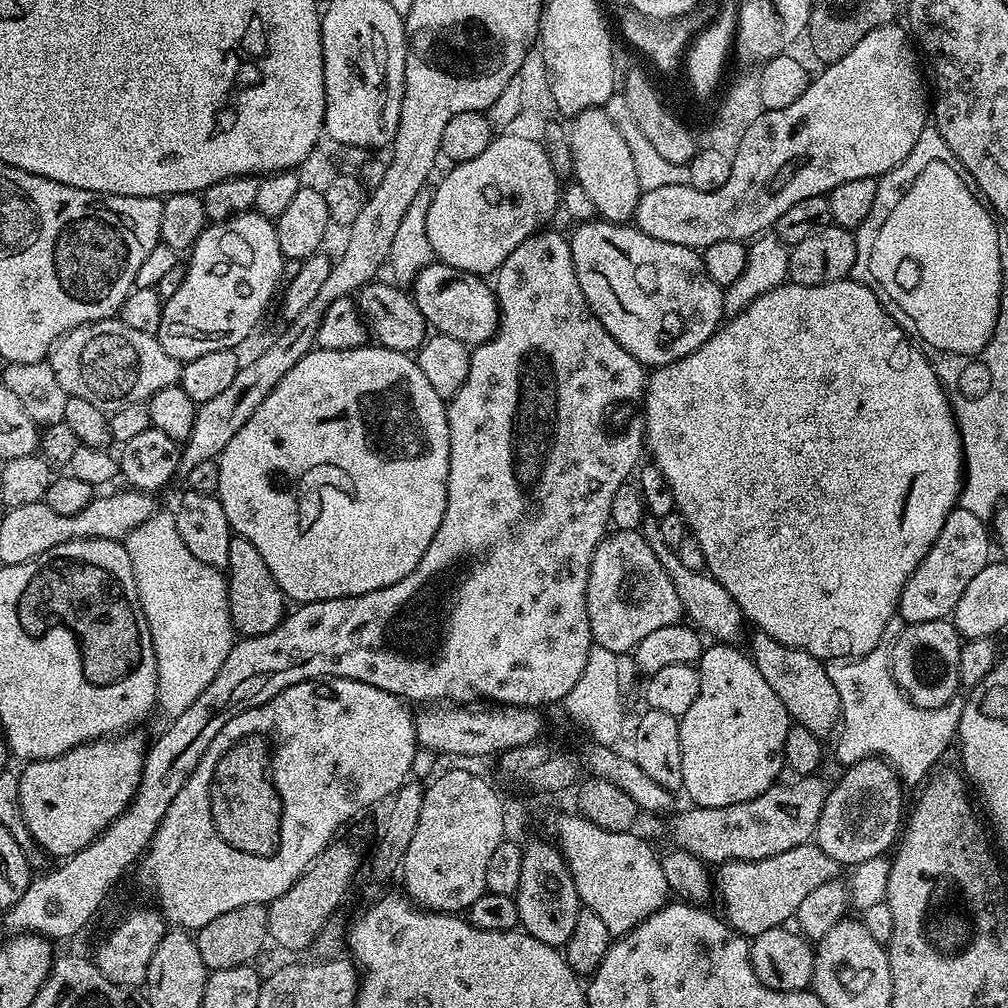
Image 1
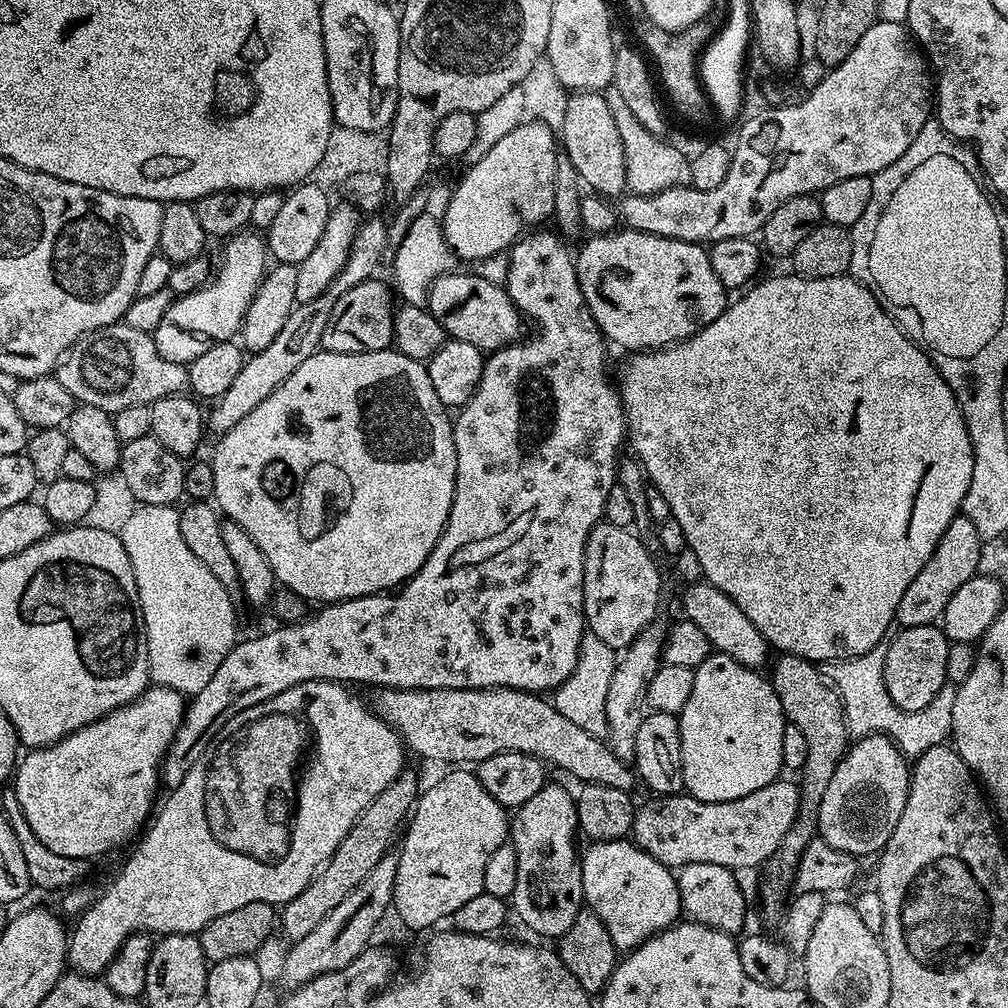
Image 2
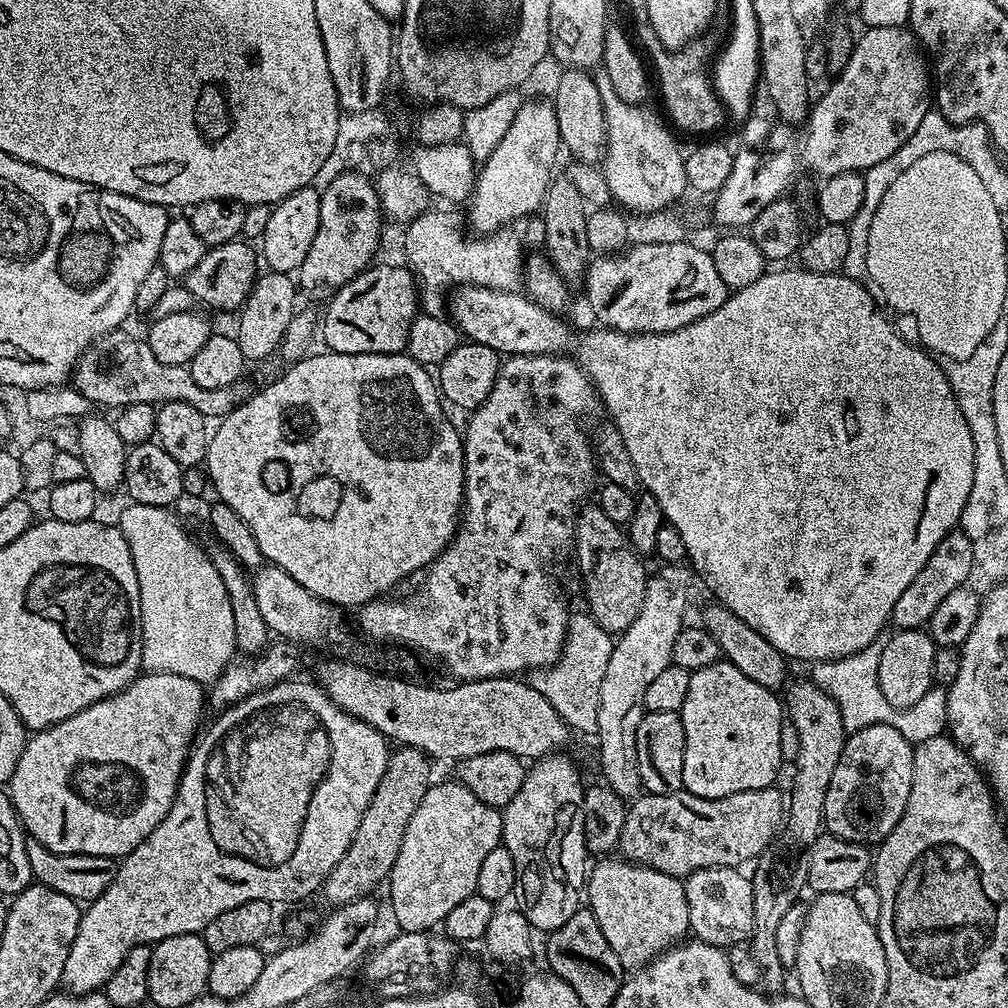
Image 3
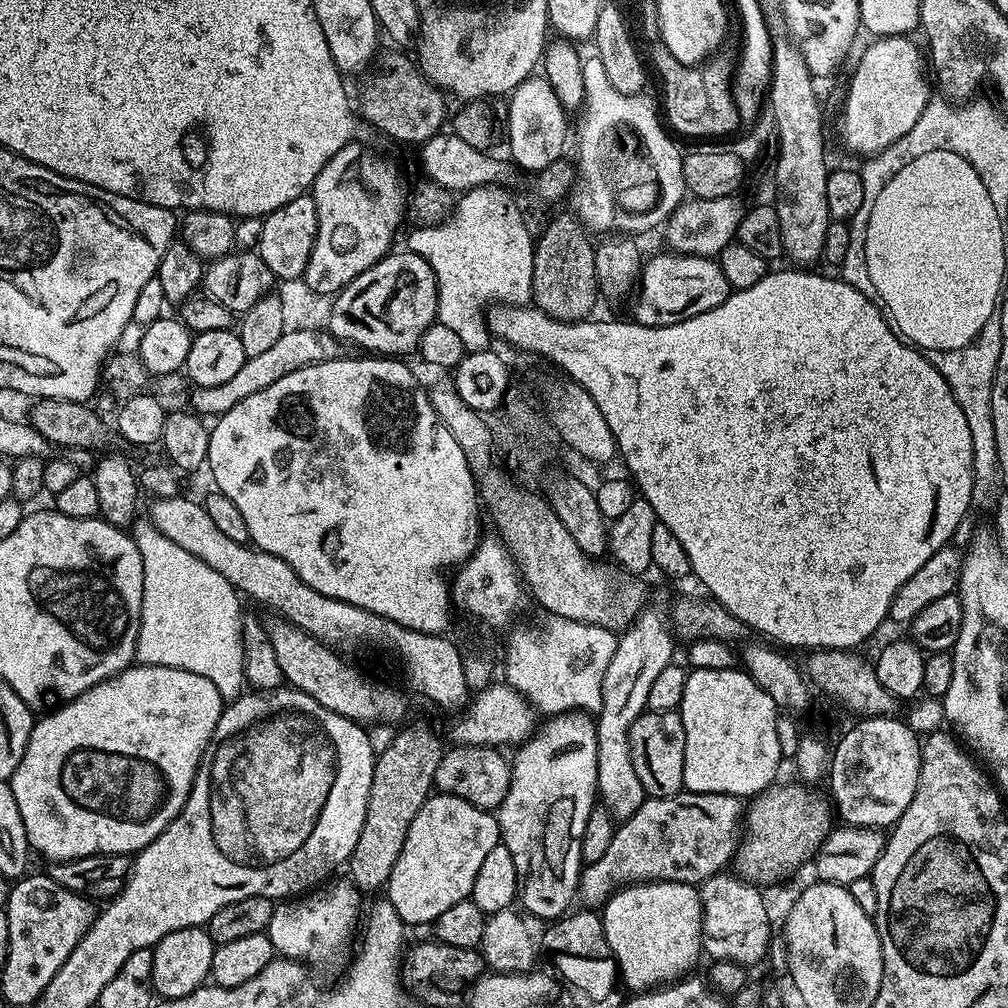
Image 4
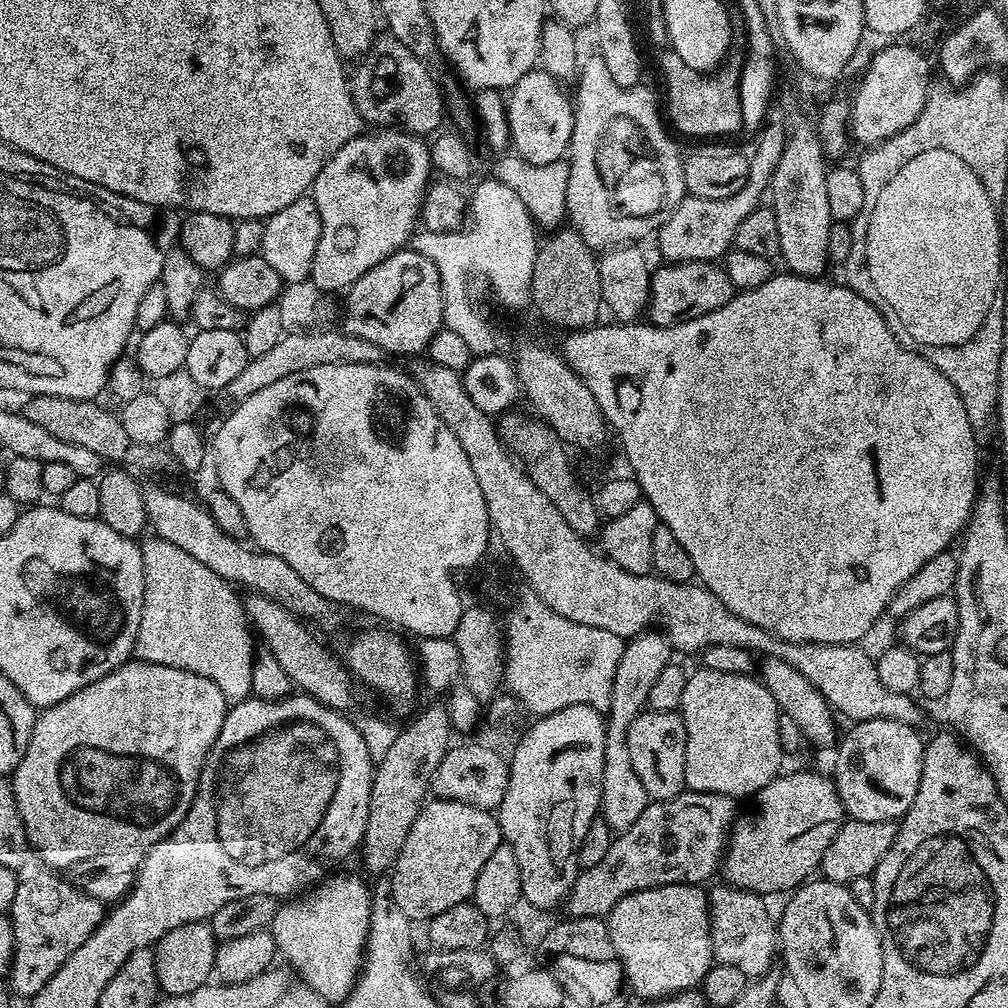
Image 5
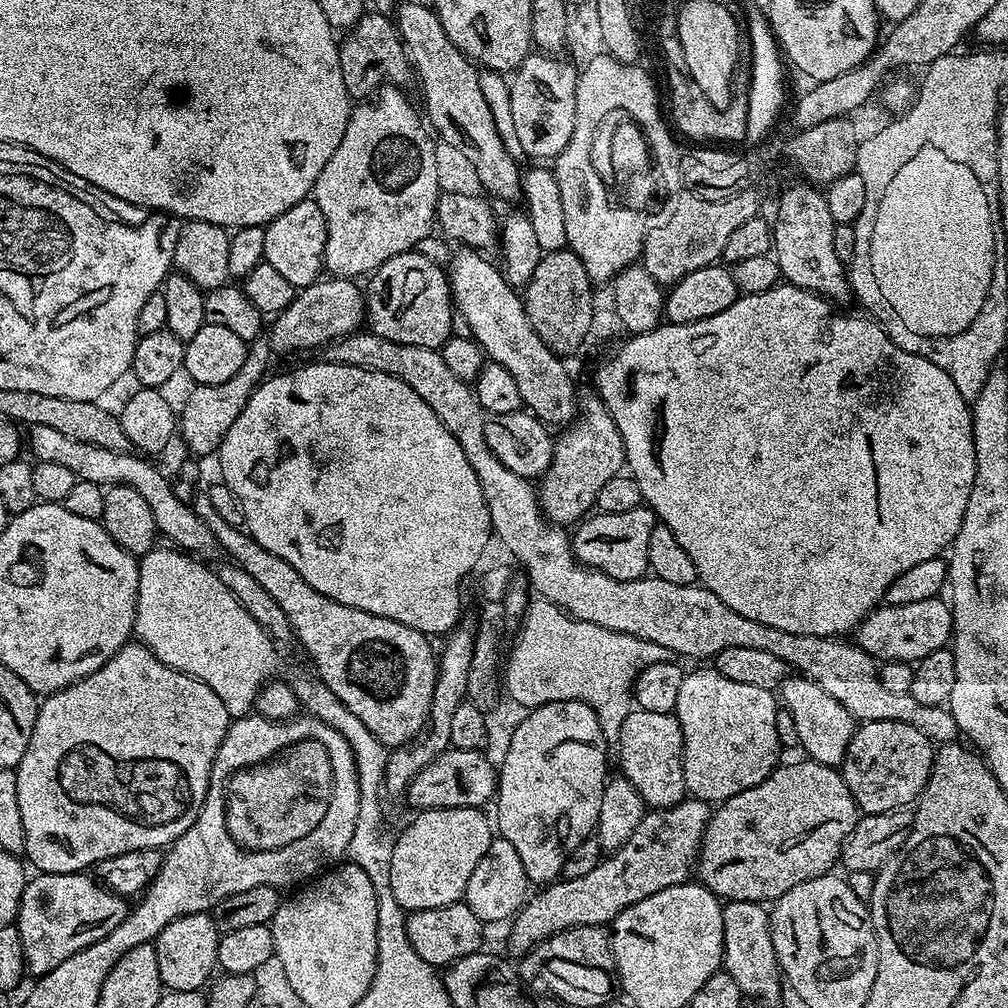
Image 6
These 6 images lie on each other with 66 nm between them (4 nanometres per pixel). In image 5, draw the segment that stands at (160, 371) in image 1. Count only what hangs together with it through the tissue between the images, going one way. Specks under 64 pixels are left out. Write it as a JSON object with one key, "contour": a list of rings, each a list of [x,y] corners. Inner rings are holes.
{"contour":[[[328,328],[325,332],[303,330],[284,334],[266,354],[253,356],[247,366],[222,389],[232,402],[250,398],[250,394],[258,394],[266,386],[278,382],[278,378],[287,378],[289,374],[298,374],[302,370],[310,370],[314,366],[342,366],[343,364],[378,364],[385,359],[386,353],[374,342],[366,342],[366,338],[355,336],[343,330]]]}

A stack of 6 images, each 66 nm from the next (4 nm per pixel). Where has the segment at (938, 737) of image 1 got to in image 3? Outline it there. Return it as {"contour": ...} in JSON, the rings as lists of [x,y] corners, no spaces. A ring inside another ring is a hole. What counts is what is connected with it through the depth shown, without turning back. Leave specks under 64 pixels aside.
{"contour":[[[879,639],[870,642],[862,650],[842,657],[841,660],[825,660],[817,663],[810,679],[815,682],[823,692],[828,692],[834,702],[840,707],[845,733],[851,734],[862,730],[866,726],[875,724],[889,724],[898,729],[903,736],[911,740],[913,745],[921,744],[926,738],[934,738],[945,731],[948,722],[947,707],[924,708],[895,708],[882,698],[882,686],[878,686],[878,658],[882,658],[883,643]]]}

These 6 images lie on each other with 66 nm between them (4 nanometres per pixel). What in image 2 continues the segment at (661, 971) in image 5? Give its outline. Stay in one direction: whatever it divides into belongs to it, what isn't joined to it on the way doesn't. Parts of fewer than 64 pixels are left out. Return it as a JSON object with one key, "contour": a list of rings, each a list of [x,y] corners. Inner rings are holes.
{"contour":[[[631,839],[597,840],[580,856],[584,904],[604,925],[618,950],[631,950],[681,919],[673,869],[650,858]]]}

